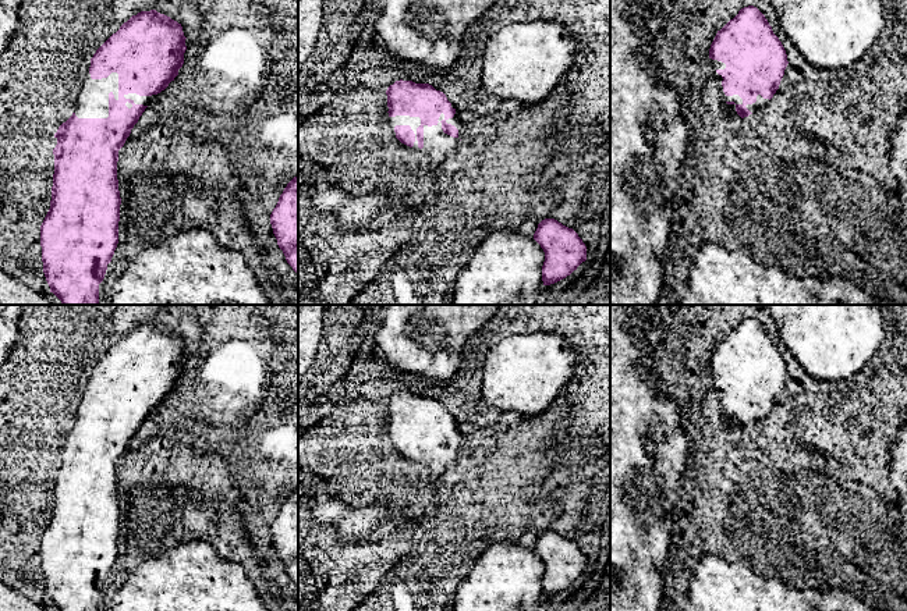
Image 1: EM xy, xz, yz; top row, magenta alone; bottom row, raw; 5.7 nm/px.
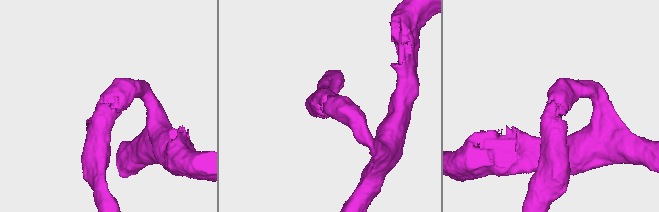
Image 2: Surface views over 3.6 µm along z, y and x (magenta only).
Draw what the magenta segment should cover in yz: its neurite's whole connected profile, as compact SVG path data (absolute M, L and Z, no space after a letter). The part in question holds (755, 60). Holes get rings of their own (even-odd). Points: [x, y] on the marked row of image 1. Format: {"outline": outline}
{"outline": "M754 6L744 7L718 31L711 49L712 82L727 113L748 117L765 106L779 89L789 64L786 50L765 15Z"}

